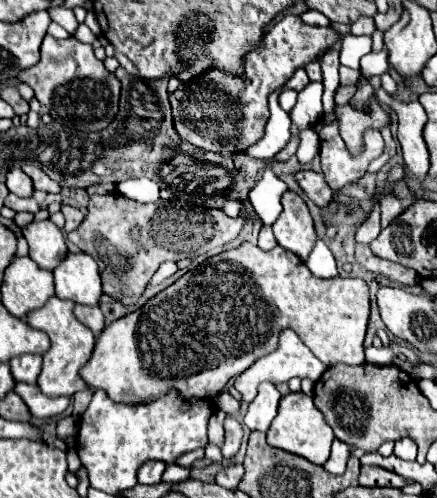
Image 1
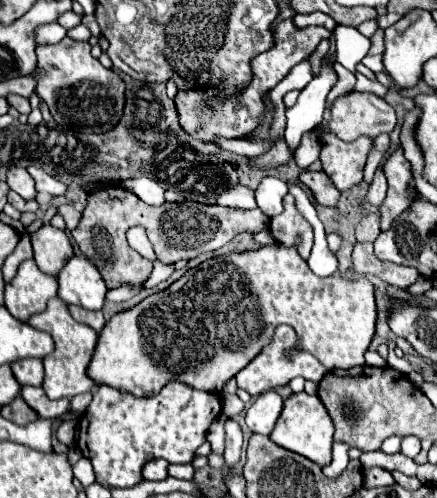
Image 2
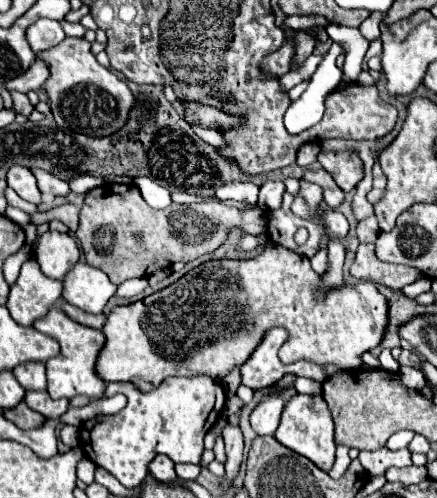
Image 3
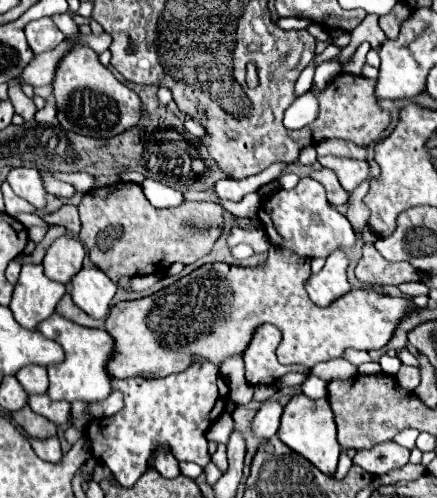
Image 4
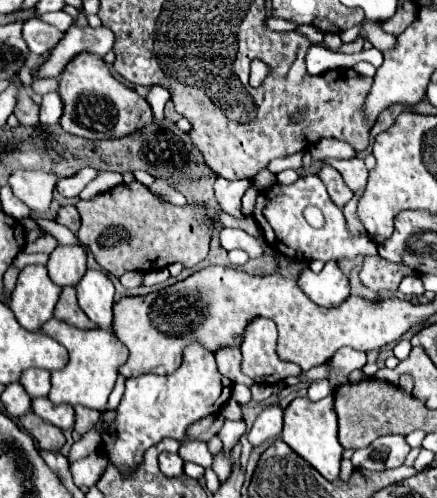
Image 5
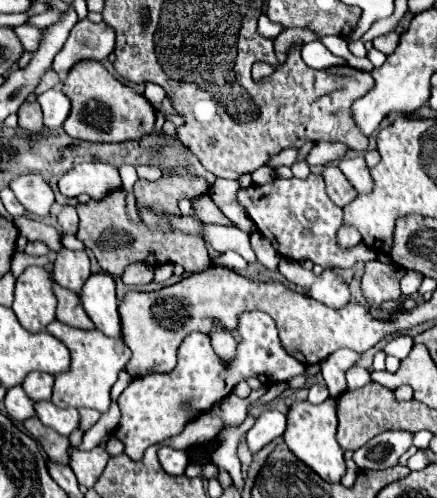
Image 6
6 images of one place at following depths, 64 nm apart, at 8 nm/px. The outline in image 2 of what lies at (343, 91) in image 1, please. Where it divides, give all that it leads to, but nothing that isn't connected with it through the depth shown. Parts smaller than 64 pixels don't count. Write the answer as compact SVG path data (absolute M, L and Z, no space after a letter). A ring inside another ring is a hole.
M360 72L355 73L356 84L350 92L372 92L381 98L385 98L388 89L378 81L372 81Z

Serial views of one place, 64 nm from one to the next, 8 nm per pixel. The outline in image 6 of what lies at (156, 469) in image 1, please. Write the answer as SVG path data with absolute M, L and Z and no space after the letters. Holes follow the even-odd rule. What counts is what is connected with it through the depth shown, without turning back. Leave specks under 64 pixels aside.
M168 446L160 448L158 458L160 458L160 464L162 464L164 472L170 474L170 476L180 476L180 474L184 474L184 470L186 470L186 466L188 466L188 462L190 462L188 452L184 452L184 450L176 452L176 450L168 448Z

